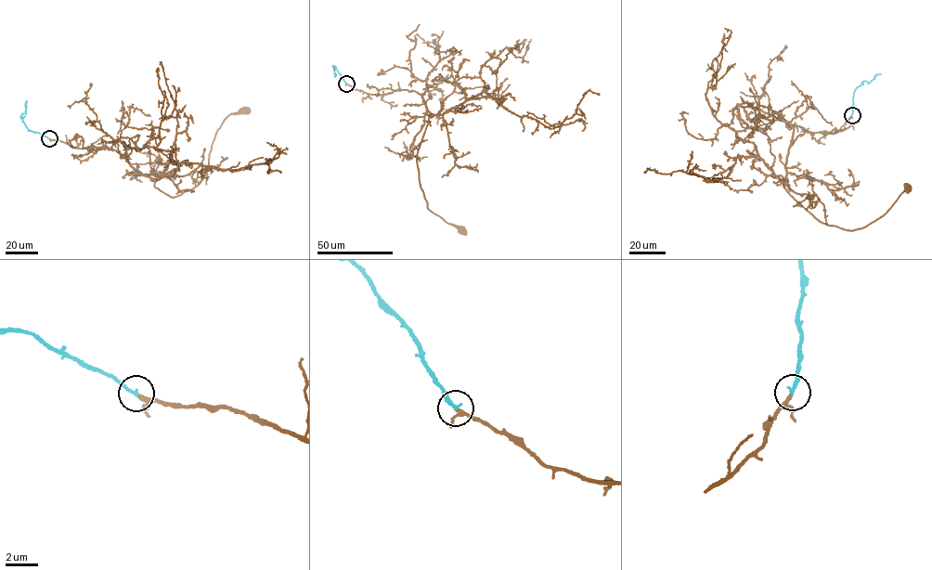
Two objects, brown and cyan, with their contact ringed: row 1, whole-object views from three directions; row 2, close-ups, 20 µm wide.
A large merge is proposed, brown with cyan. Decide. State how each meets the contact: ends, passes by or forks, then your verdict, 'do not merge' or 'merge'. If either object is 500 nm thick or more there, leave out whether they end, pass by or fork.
brown passes by; cyan ends; merge

